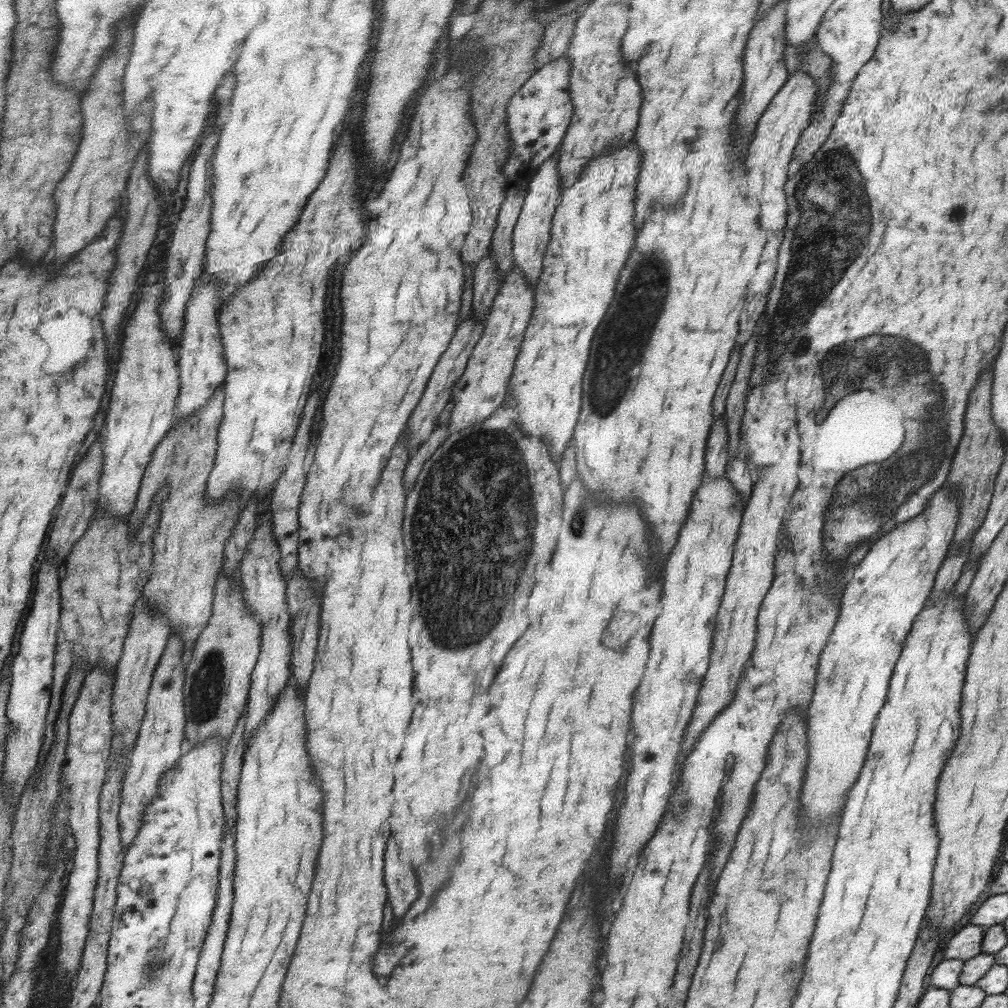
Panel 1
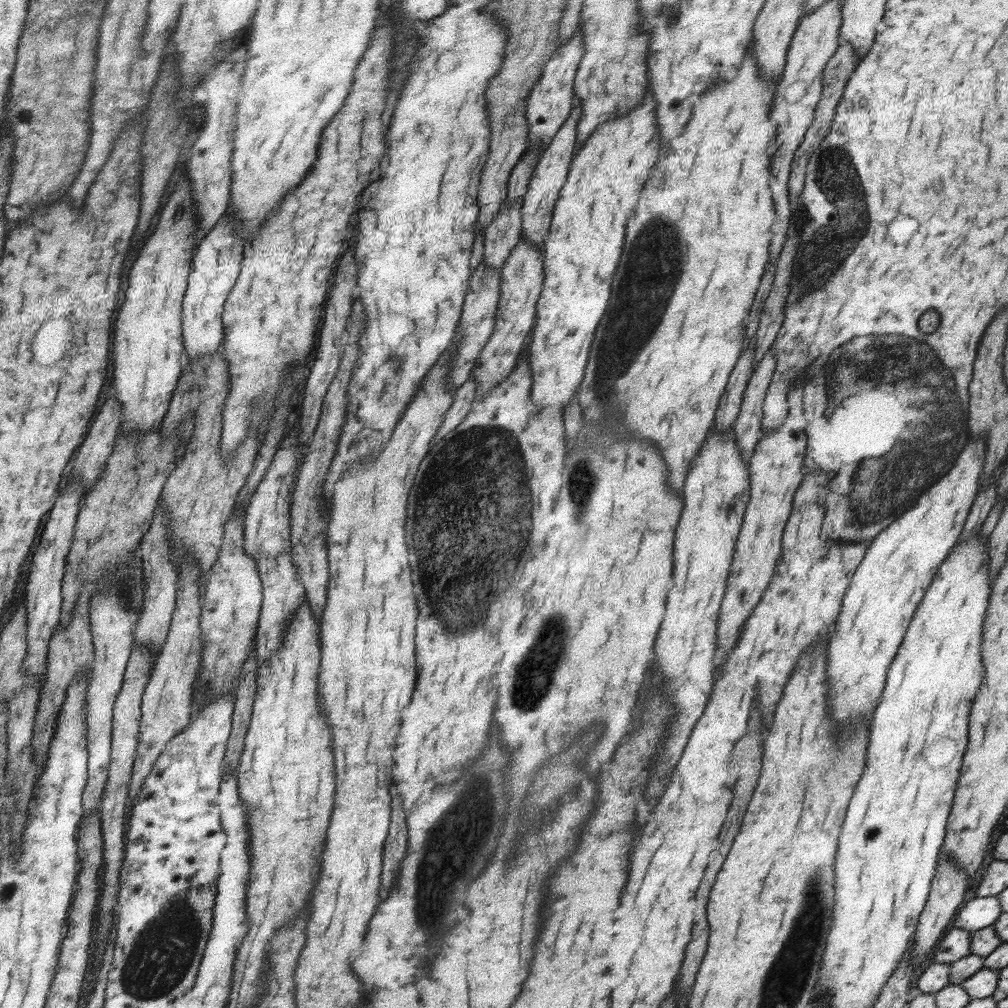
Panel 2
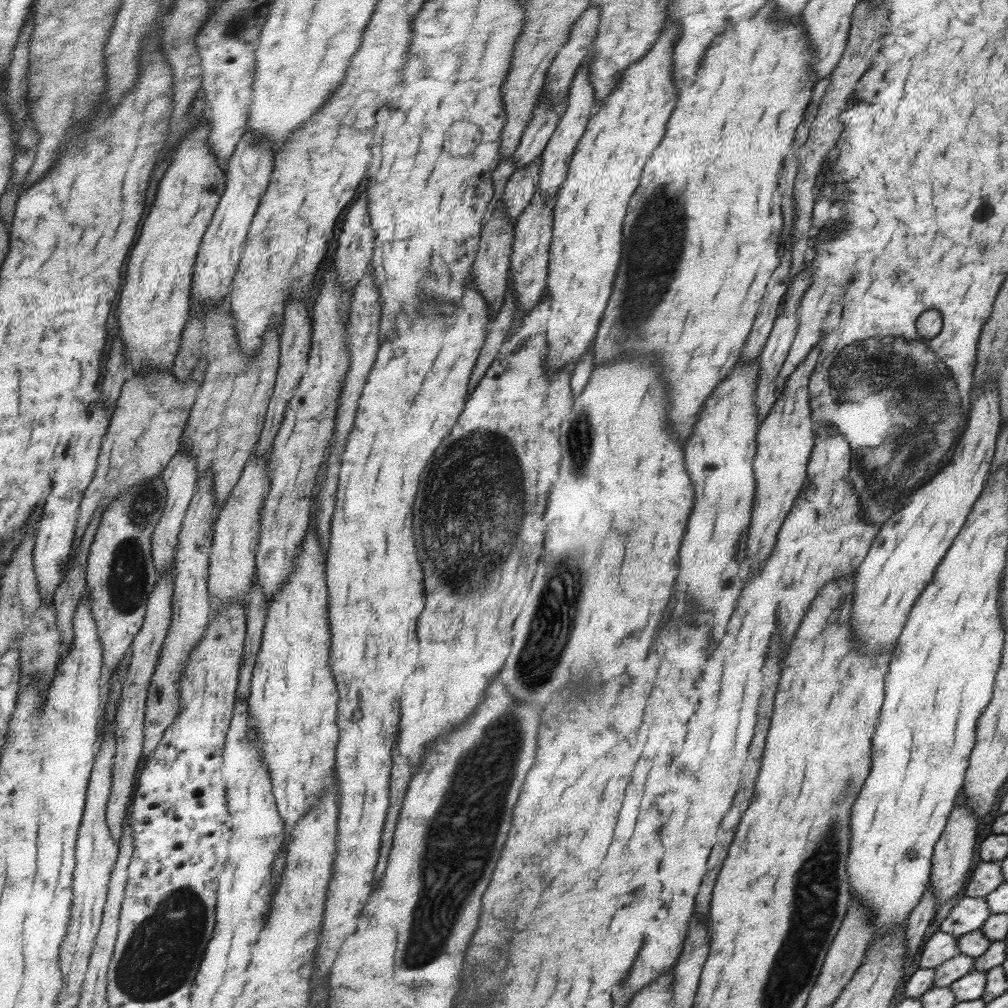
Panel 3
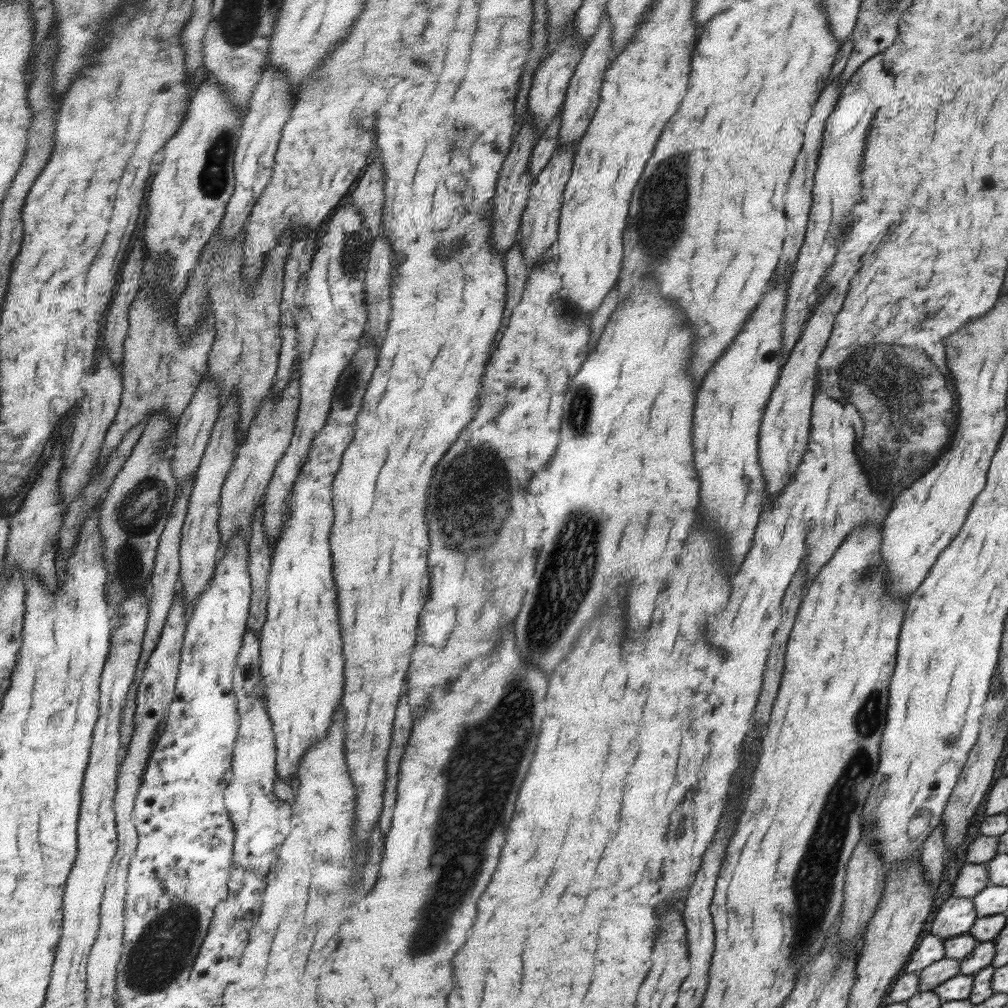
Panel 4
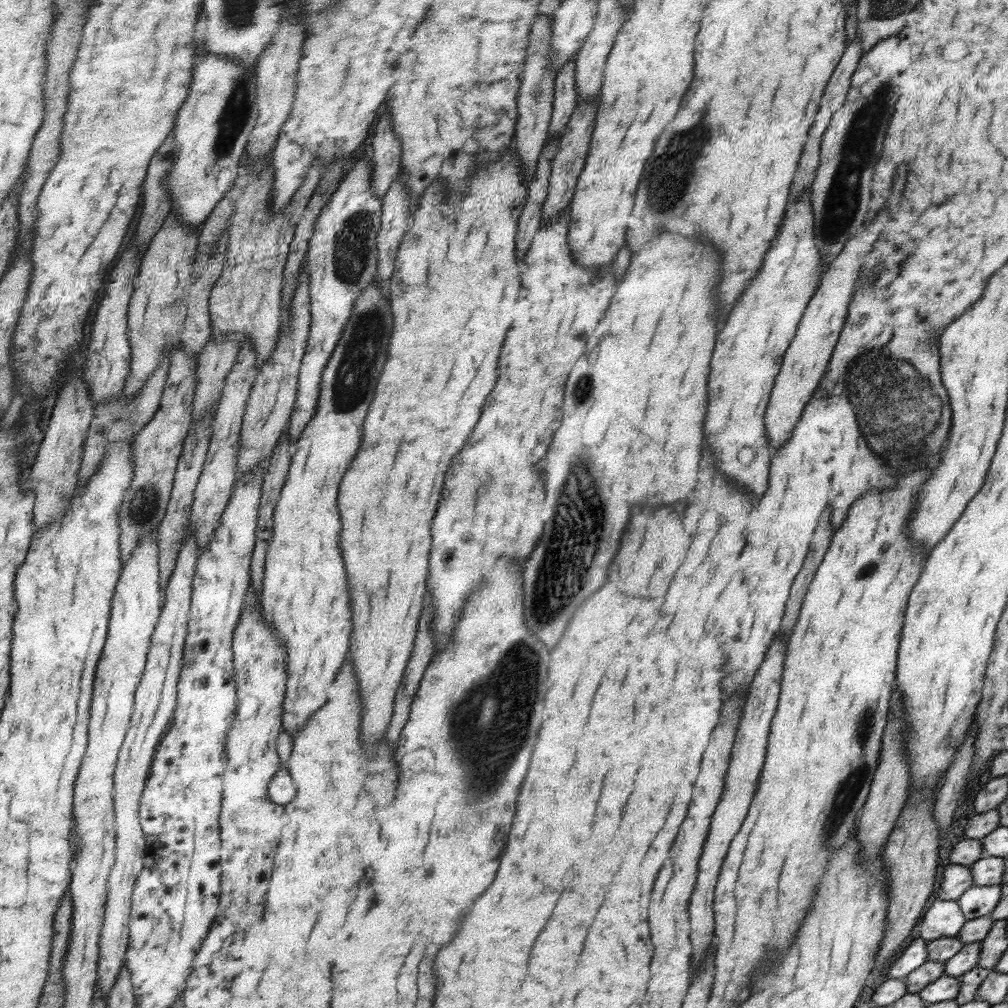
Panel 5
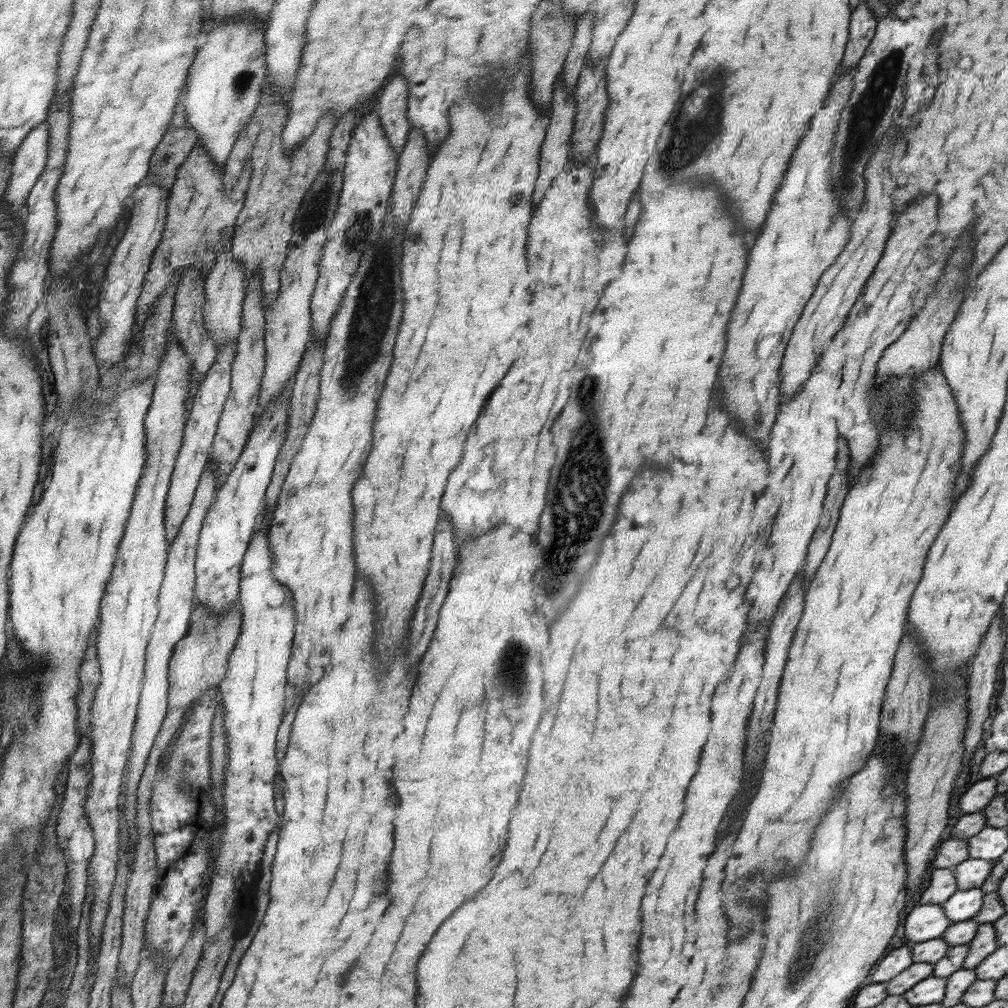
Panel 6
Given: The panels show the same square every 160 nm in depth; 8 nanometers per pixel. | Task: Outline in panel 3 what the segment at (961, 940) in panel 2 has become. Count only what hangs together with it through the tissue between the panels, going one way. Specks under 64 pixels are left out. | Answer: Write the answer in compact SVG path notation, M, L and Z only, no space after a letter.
M936 931L924 944L920 958L918 958L918 968L936 968L946 960L958 956L961 952L957 943L958 936Z

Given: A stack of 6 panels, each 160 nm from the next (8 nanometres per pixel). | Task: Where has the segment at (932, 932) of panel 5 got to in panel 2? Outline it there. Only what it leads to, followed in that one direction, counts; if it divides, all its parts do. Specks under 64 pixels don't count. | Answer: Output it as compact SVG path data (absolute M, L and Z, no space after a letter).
M997 896L975 897L959 908L951 926L974 932L987 926L993 926L1002 912Z

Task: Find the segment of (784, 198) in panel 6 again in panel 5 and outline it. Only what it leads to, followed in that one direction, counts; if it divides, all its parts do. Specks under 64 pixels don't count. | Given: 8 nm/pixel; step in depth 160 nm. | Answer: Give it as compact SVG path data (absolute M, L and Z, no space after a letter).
M806 191L797 203L787 206L786 218L776 235L776 242L772 242L772 250L760 272L752 280L751 285L736 301L730 310L724 330L720 330L720 342L716 342L716 362L712 362L710 378L712 378L712 410L708 410L708 446L720 454L720 466L736 478L736 482L744 482L756 498L766 492L770 484L770 458L775 456L775 448L769 443L766 427L767 406L771 398L771 390L783 364L783 354L790 348L795 338L799 322L810 304L811 298L819 288L822 274L826 271L823 254L815 241L816 214L813 213L811 192Z

